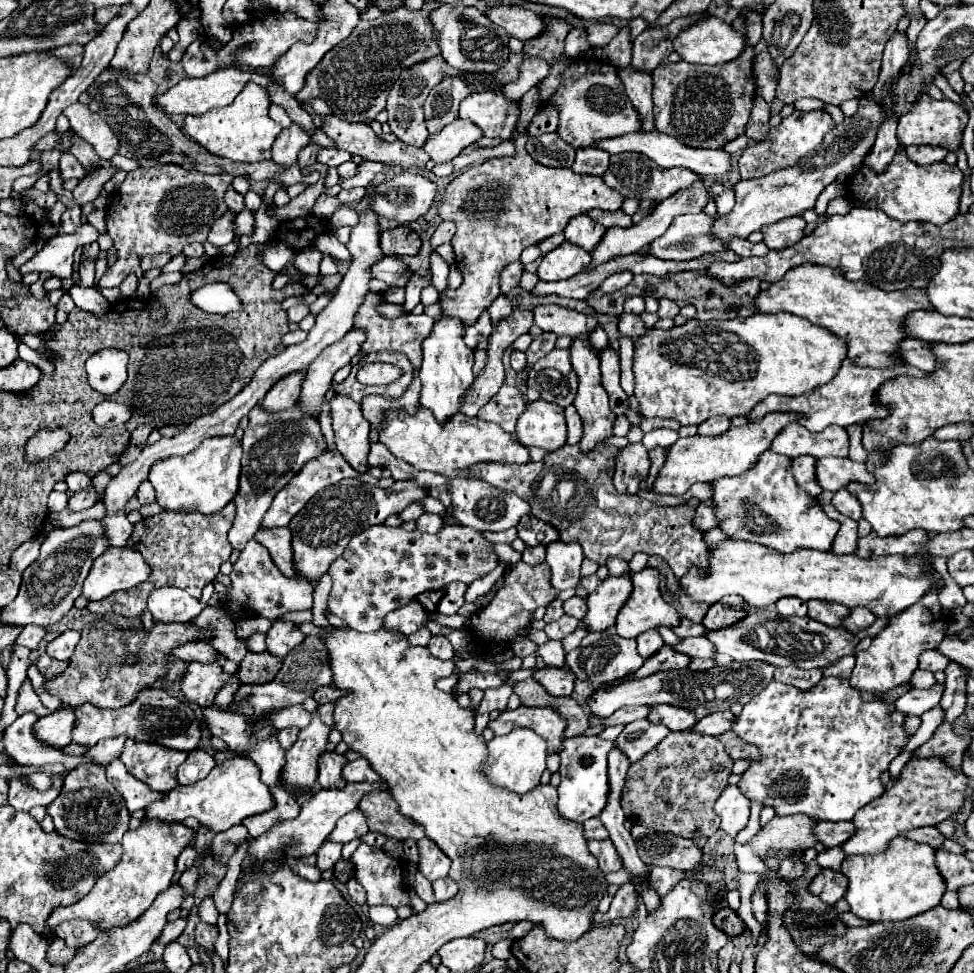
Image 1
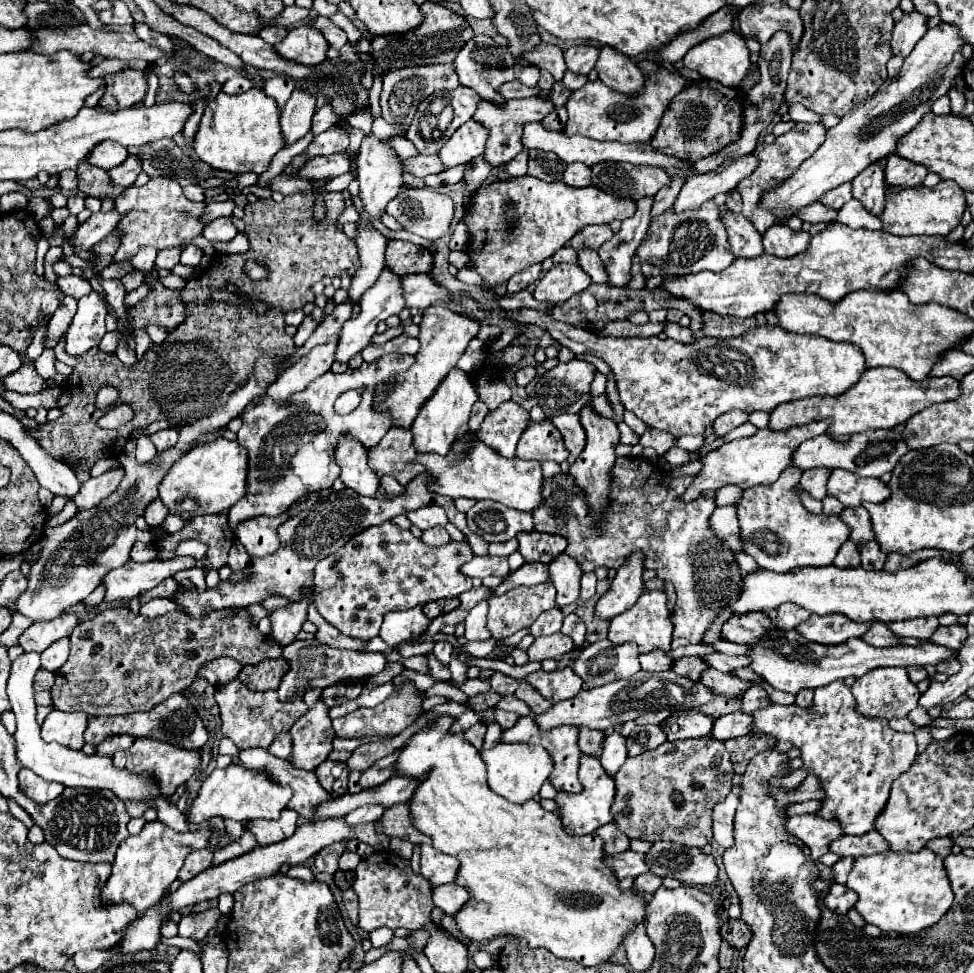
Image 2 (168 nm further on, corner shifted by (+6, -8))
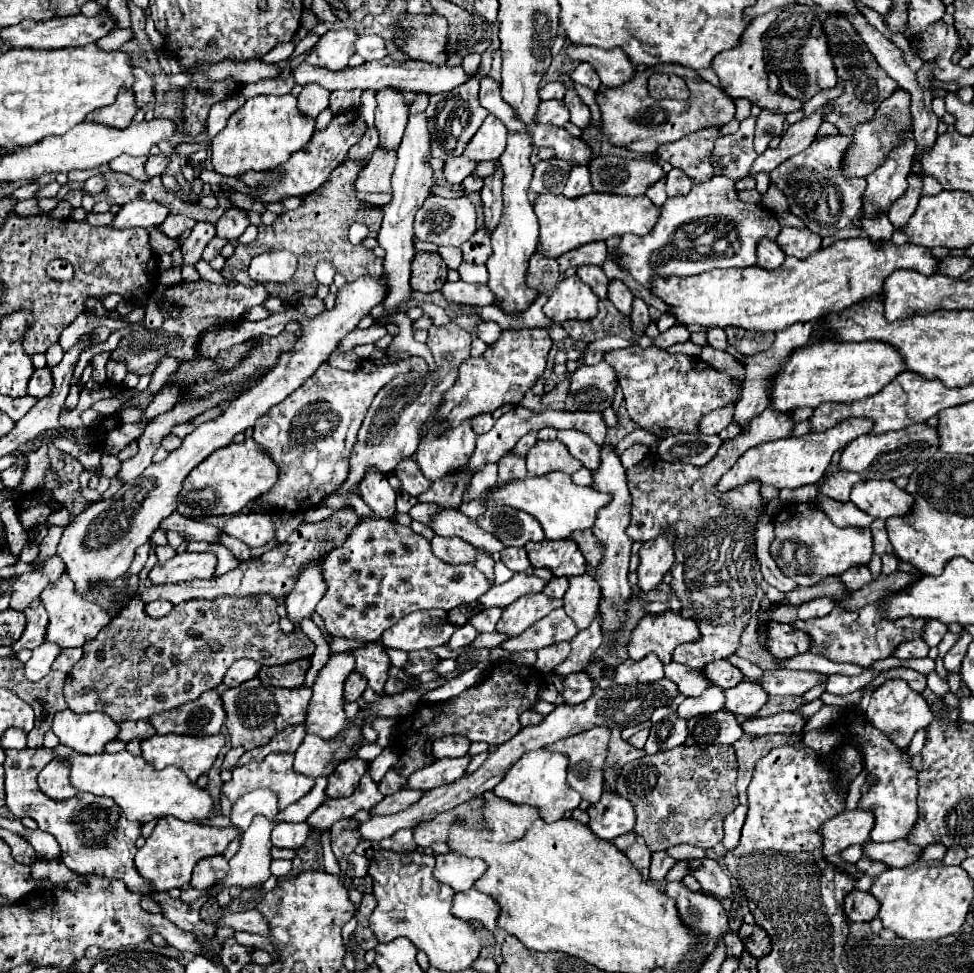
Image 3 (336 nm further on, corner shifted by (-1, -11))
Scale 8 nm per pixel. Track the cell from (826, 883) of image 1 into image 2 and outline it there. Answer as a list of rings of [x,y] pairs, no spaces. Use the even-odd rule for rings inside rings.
[[[832,884],[828,896],[824,898],[824,904],[838,914],[846,914],[850,908],[854,908],[856,902],[858,902],[858,894],[854,894],[854,890],[850,890],[844,884]]]

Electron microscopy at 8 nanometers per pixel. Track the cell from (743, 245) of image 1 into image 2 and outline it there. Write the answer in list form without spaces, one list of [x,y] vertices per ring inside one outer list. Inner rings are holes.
[[[724,212],[722,216],[736,258],[754,258],[764,254],[762,234],[752,226],[752,222],[748,222],[742,214],[734,214],[734,212]]]

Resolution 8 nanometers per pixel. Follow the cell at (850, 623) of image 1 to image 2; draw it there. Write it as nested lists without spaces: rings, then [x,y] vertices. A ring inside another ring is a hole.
[[[876,622],[872,626],[870,632],[866,632],[866,636],[862,636],[864,642],[870,642],[870,646],[878,646],[878,648],[890,648],[890,646],[898,646],[900,644],[900,636],[896,636],[886,624]]]

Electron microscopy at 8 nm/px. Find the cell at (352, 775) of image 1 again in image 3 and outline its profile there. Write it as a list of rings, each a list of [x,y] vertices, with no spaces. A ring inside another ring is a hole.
[[[389,769],[385,773],[385,777],[379,781],[379,791],[383,795],[391,795],[391,793],[399,791],[405,783],[407,783],[407,777],[403,777],[401,773],[397,773],[397,769]]]

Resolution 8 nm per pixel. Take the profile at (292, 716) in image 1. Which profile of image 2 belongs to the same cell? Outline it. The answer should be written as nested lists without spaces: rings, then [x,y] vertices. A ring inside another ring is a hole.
[[[234,680],[226,686],[216,688],[216,702],[222,716],[222,736],[230,738],[238,748],[268,748],[276,734],[288,732],[290,726],[308,710],[298,694],[290,696],[286,702],[278,698],[274,690],[254,692],[248,686],[242,686],[240,680]]]

